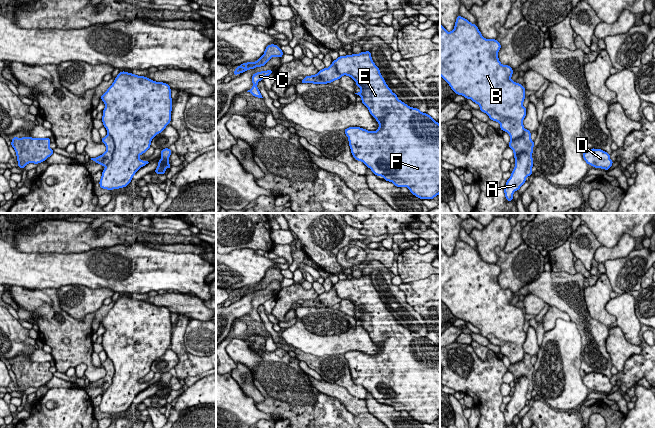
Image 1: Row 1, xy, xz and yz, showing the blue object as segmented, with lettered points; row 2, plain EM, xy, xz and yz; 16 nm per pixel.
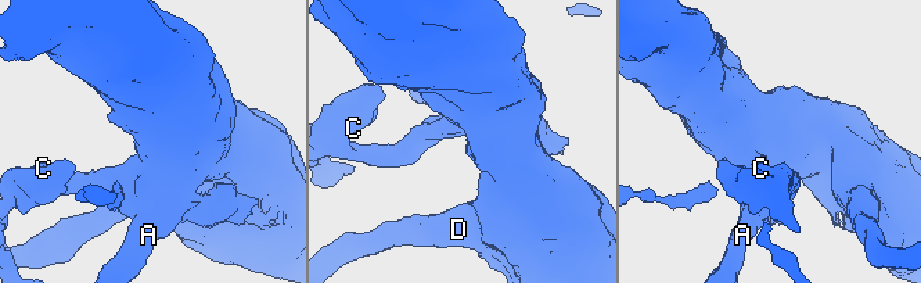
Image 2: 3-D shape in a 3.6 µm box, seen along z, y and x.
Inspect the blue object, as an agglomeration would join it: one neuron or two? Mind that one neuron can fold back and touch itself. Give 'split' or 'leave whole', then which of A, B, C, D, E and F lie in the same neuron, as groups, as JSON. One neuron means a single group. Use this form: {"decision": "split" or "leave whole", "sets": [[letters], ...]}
{"decision": "split", "sets": [["A", "B", "D", "E", "F"], ["C"]]}

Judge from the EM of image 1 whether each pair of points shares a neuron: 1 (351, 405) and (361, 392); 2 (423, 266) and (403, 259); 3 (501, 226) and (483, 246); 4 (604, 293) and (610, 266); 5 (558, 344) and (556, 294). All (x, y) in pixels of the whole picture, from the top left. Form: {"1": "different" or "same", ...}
{"1": "different", "2": "same", "3": "same", "4": "different", "5": "different"}

